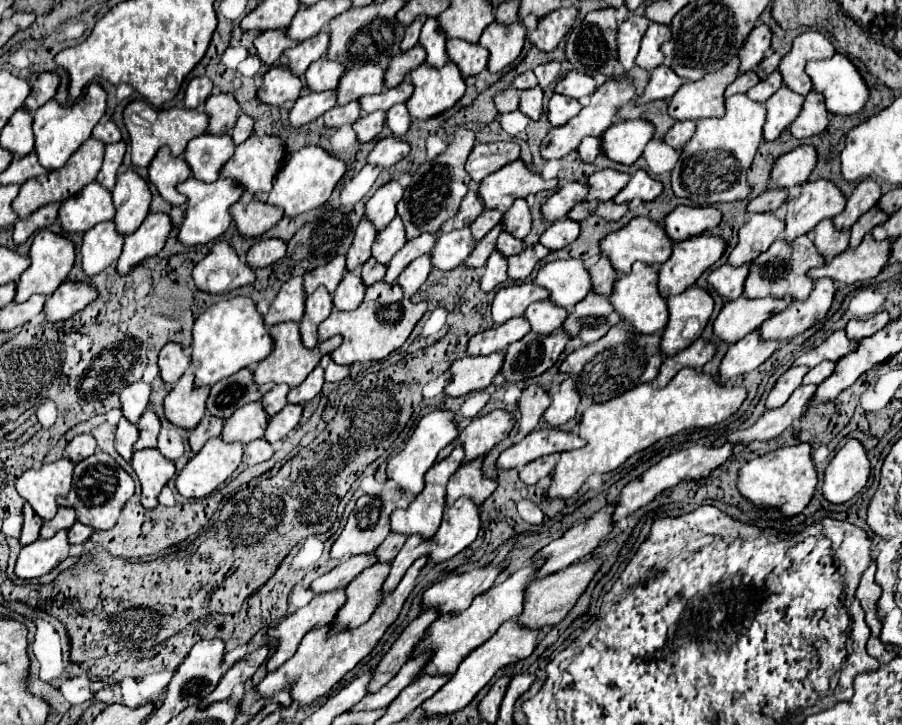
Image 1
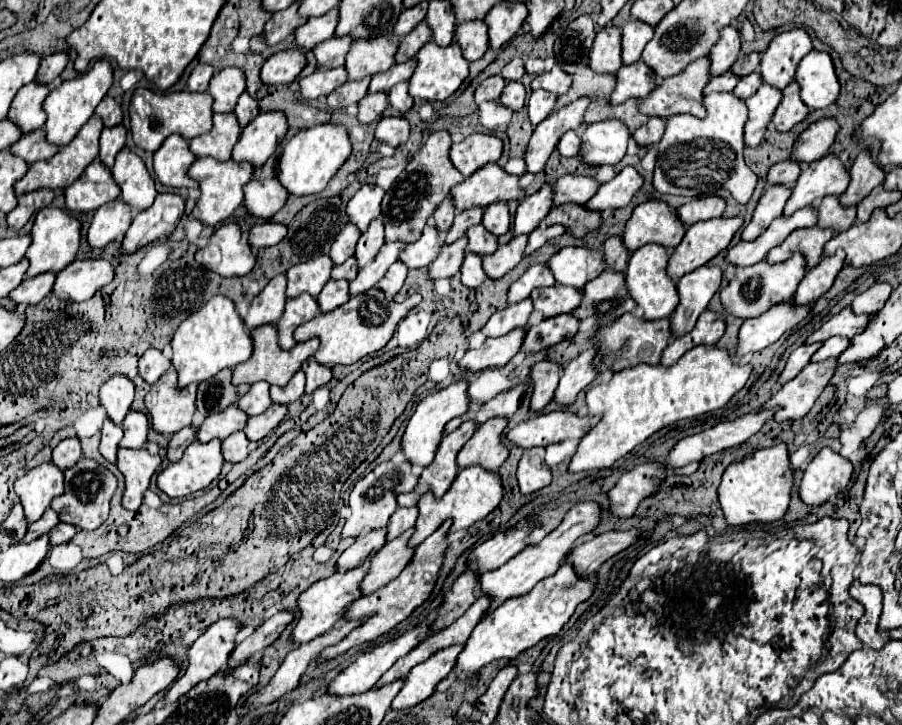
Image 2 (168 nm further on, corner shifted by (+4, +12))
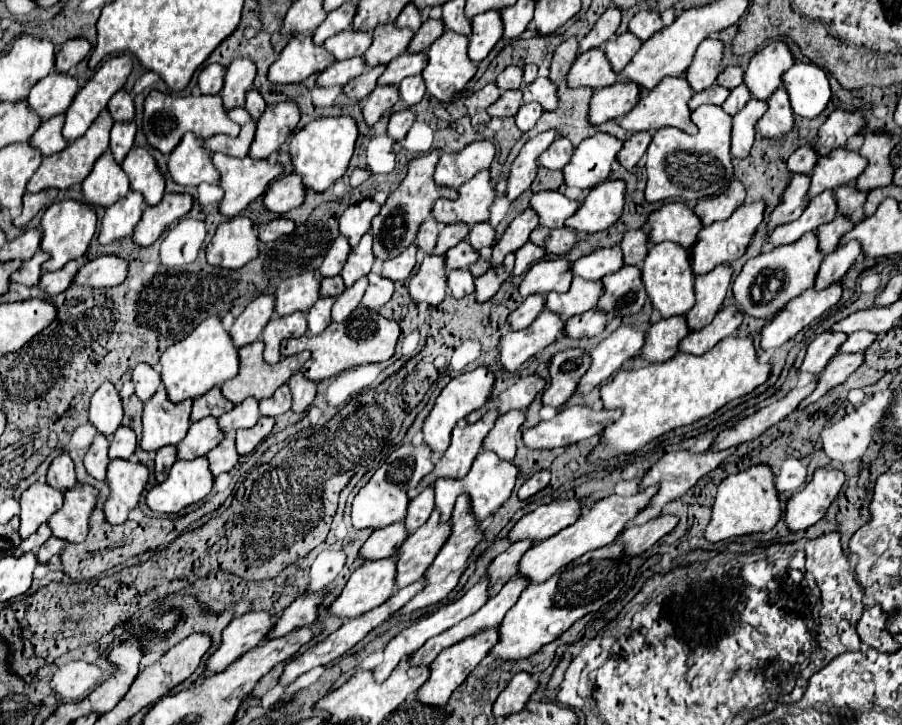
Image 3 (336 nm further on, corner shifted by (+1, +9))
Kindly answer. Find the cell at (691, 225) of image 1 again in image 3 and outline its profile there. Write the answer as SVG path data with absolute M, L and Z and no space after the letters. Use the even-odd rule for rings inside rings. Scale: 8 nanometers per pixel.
M731 181L731 185L717 197L705 199L695 205L695 213L703 221L703 225L711 225L715 221L725 221L737 207L745 203L745 189L739 181Z

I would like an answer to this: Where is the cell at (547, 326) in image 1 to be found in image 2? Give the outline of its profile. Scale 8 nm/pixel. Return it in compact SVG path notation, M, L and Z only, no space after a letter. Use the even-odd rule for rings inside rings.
M554 284L548 288L536 288L530 294L530 298L534 302L534 310L542 312L544 318L552 318L558 314L572 312L572 308L576 308L576 304L580 304L582 292L576 288L562 286L562 284Z

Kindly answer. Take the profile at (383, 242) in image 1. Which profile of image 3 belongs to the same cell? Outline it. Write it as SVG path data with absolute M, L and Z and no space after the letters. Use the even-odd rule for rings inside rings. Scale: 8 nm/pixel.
M367 233L367 235L361 237L359 245L349 251L349 257L347 257L347 261L341 269L341 277L343 277L345 287L351 287L357 279L365 277L371 271L373 261L375 261L375 257L371 253L371 247L373 247L373 239Z

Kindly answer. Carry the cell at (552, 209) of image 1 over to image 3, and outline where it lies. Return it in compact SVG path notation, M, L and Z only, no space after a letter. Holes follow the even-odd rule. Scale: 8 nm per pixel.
M523 211L521 215L517 215L507 231L501 235L501 239L493 245L493 257L489 261L491 267L497 267L503 263L507 253L515 253L521 245L525 245L529 241L529 233L537 227L537 219L535 219L535 211Z

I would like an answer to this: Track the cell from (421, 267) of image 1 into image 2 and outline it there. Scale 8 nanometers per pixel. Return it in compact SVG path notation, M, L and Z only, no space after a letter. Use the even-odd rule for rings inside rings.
M398 260L398 262L392 264L392 268L386 272L384 280L380 280L378 288L382 288L386 296L394 296L394 294L404 286L406 276L408 276L408 266Z

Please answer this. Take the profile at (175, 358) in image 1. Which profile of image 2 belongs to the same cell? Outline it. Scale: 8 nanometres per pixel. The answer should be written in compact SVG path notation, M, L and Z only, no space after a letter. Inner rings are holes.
M148 348L140 362L138 362L138 370L140 370L140 376L148 382L148 384L154 384L168 368L172 366L172 360L164 356L162 350L158 348Z

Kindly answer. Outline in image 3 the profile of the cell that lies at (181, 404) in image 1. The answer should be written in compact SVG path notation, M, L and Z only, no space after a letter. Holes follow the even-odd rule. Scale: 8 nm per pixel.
M159 389L143 407L141 449L157 451L165 445L177 445L187 433L191 421L191 401L167 403L167 395Z

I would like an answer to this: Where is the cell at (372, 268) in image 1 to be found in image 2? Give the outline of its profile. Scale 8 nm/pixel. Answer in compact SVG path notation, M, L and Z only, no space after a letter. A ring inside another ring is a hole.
M352 256L352 258L348 258L344 264L340 264L340 266L334 266L334 270L332 270L332 278L346 278L346 280L354 280L356 278L356 274L358 274L358 270L360 270L360 266L358 266L358 262L356 262L356 258Z

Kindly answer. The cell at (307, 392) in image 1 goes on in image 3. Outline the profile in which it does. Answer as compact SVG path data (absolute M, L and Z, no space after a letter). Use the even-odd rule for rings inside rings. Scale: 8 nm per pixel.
M283 385L279 387L271 399L263 399L259 401L259 413L263 417L277 417L277 415L283 415L291 409L291 393L289 393L289 387Z

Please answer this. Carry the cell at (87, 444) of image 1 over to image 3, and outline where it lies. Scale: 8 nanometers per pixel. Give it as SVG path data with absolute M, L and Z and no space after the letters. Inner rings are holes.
M67 453L57 455L53 459L53 463L49 465L47 485L51 485L57 491L67 491L67 489L73 489L77 485L75 467L73 467L73 461L71 461L71 457Z

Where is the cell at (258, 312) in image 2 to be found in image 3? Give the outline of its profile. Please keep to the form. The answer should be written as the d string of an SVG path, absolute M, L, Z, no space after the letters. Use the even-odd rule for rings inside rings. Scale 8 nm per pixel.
M261 295L255 301L251 301L245 307L245 311L235 319L229 333L231 333L231 341L237 349L247 343L253 343L261 337L263 327L267 325L267 321L273 315L273 305L275 305L273 295Z

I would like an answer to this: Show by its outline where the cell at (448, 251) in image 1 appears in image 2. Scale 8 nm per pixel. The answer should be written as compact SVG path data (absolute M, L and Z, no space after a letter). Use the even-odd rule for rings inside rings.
M432 222L426 224L422 238L408 244L404 248L404 254L400 254L400 260L408 264L408 268L422 268L432 264L432 260L436 260L440 250L446 246L446 242L440 240L440 234L442 232Z

